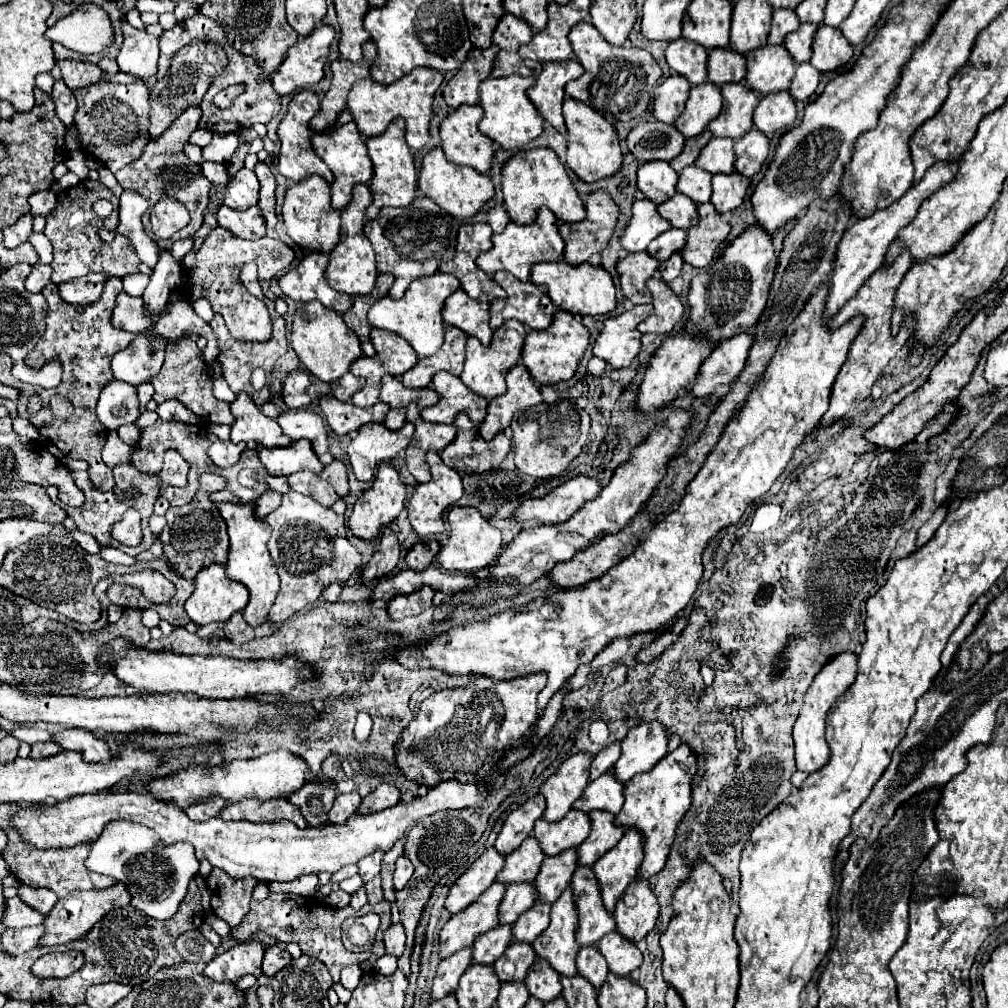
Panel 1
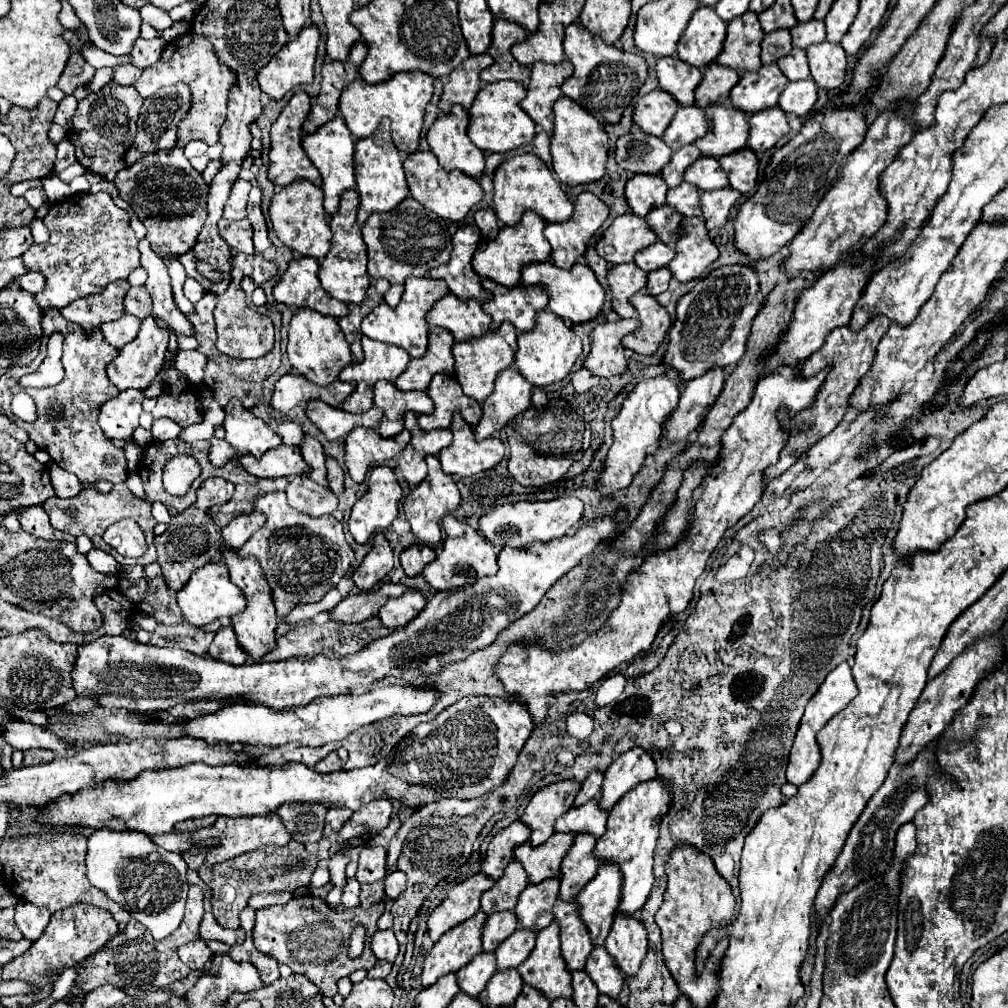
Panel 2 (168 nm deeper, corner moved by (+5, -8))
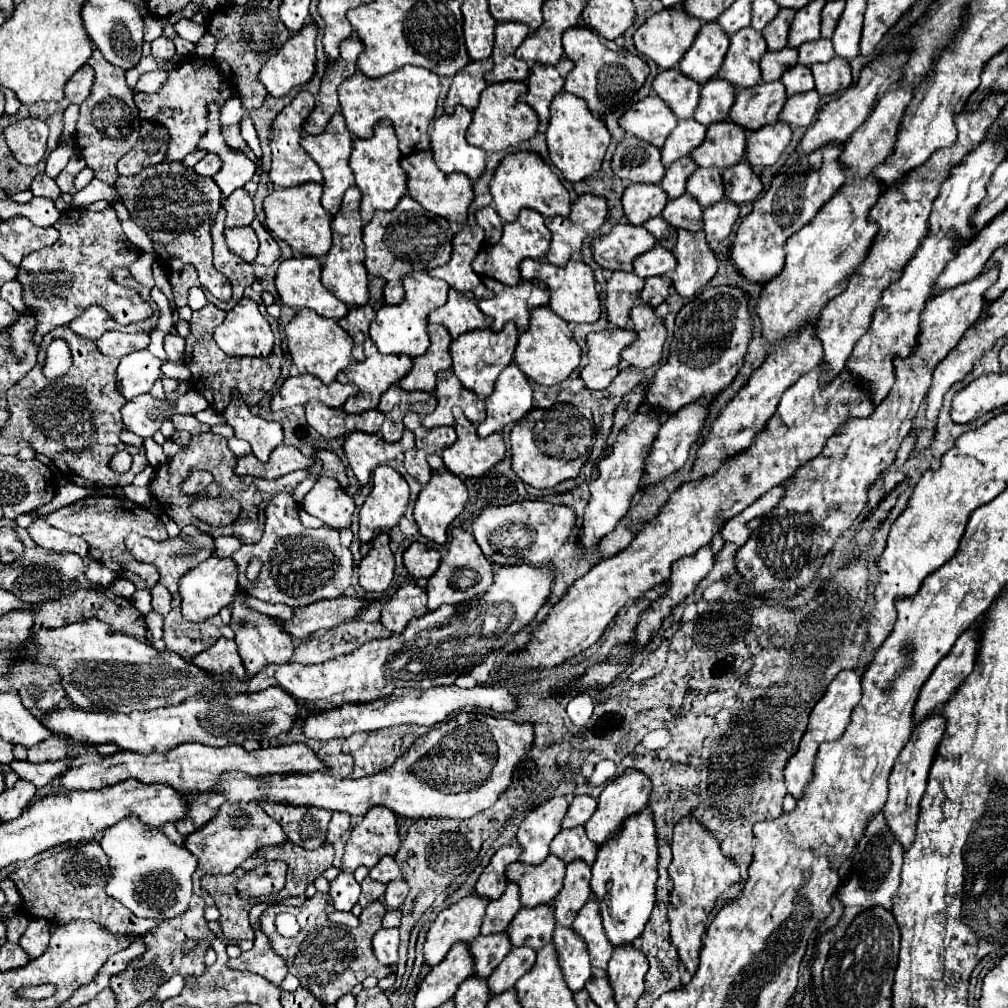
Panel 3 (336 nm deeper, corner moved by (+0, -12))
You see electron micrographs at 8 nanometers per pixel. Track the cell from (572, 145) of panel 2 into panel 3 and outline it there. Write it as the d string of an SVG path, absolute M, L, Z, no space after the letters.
M562 92L550 104L550 124L546 130L546 144L552 164L562 172L568 182L580 182L584 178L596 176L602 168L604 154L610 144L610 132L600 118L594 118L586 108L584 100Z

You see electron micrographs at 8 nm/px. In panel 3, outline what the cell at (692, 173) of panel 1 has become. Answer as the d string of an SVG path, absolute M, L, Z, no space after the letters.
M690 194L668 200L666 208L662 210L662 218L674 228L684 228L690 232L702 230L702 206Z

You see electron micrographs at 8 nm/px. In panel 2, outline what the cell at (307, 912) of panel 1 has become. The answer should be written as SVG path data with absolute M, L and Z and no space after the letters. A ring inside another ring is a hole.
M299 896L283 906L269 906L257 910L257 922L253 928L253 942L263 952L273 956L277 962L291 966L295 974L307 976L323 996L337 994L337 980L349 976L355 970L371 970L377 958L371 952L371 936L377 932L377 918L385 912L385 904L373 908L333 910L325 900L313 896ZM355 926L365 928L365 948L357 958L349 956L349 938Z

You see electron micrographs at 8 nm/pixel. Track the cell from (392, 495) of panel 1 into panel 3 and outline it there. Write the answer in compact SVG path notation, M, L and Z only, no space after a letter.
M378 466L372 478L372 492L360 508L360 540L370 542L376 530L398 524L408 506L408 482L390 466Z

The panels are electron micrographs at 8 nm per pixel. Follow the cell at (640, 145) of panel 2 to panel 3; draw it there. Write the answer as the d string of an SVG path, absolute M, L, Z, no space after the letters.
M626 136L612 158L612 170L622 180L658 184L664 178L660 150L636 136Z

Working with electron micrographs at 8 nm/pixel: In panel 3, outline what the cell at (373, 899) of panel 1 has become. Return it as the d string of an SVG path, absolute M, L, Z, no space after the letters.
M364 878L364 882L360 886L362 886L362 894L360 894L360 900L358 900L360 906L368 906L368 904L380 900L386 892L384 884L378 884L376 880L370 880L370 878Z

